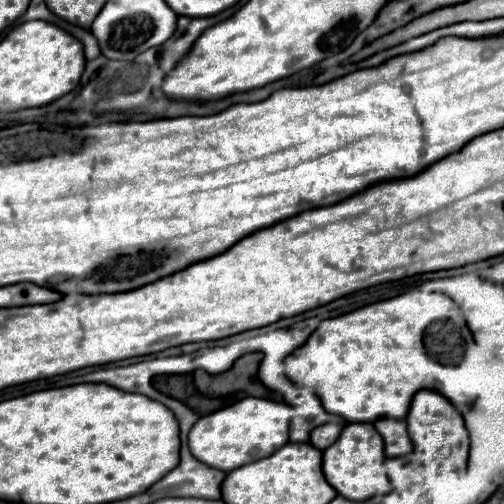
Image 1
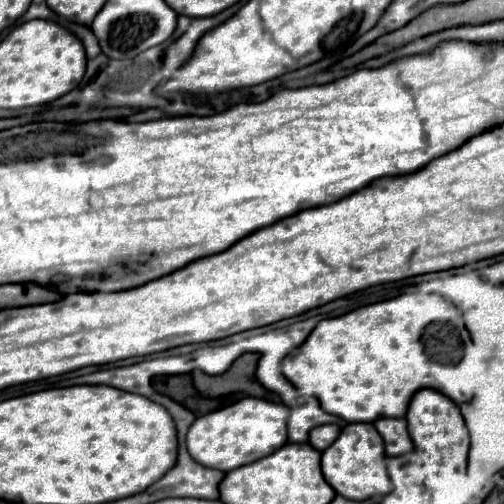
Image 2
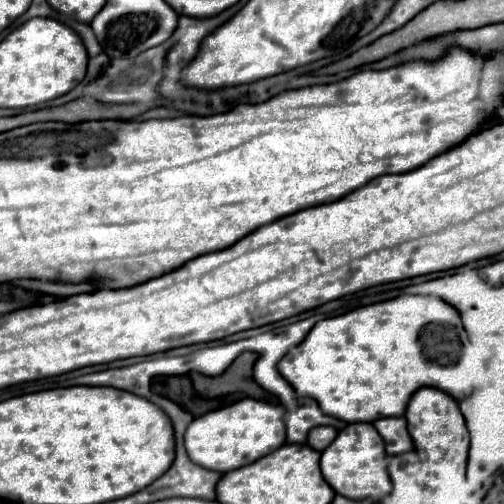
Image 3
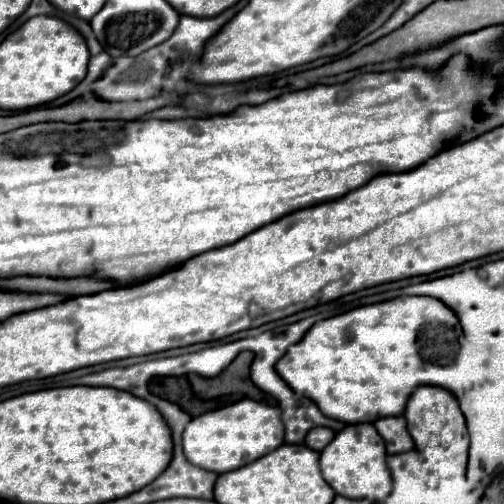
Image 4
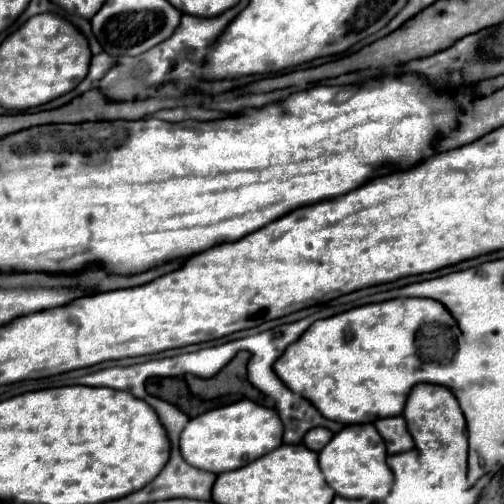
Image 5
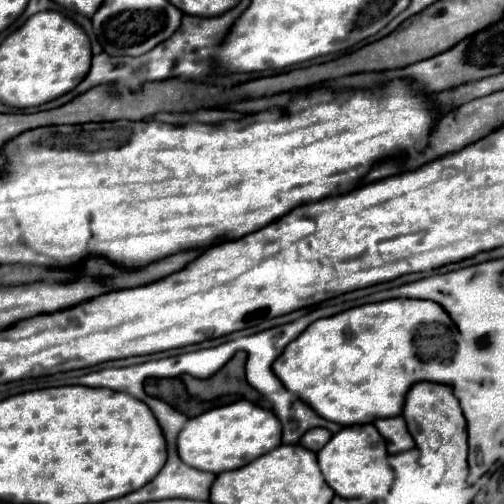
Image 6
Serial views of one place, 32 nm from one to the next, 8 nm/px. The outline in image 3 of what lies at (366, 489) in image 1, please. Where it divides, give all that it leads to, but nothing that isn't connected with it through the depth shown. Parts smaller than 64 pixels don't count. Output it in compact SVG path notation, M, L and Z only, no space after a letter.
M348 424L344 430L340 430L334 442L322 452L320 468L324 480L334 488L334 492L340 496L348 496L352 500L380 500L388 496L392 490L392 482L386 468L384 440L372 424Z

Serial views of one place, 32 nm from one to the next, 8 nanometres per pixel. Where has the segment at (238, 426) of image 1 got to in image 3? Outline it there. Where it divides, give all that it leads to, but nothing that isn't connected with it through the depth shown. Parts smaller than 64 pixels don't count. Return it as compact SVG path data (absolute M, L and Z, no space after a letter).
M242 398L230 406L206 412L194 418L184 434L184 448L188 458L202 466L214 466L212 470L226 474L230 470L252 464L254 460L266 456L280 448L284 440L284 408L278 404L260 402L254 398Z

